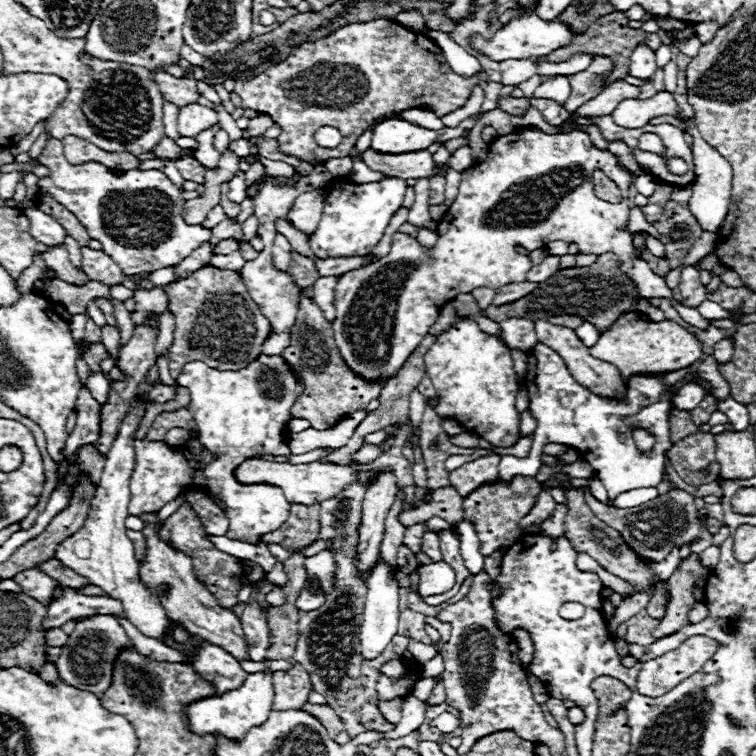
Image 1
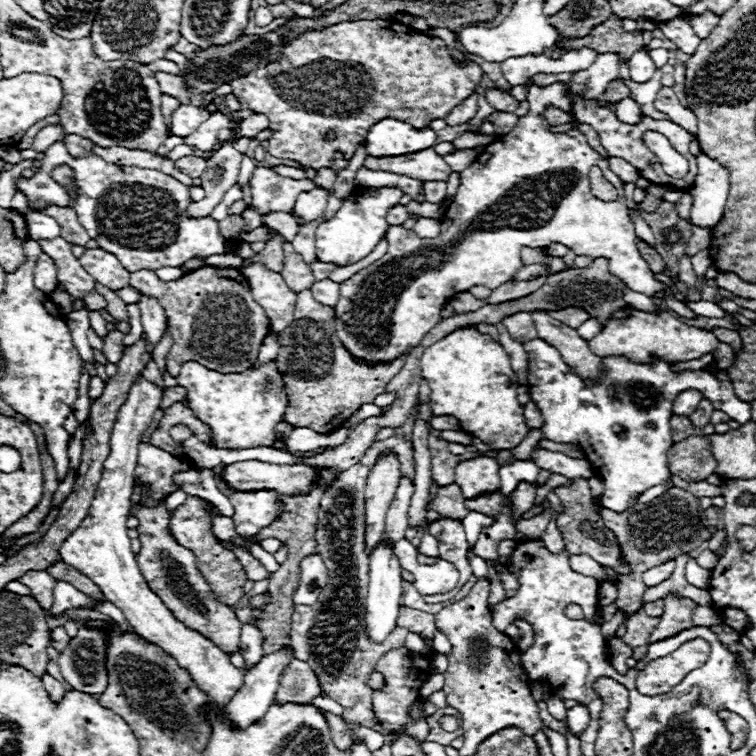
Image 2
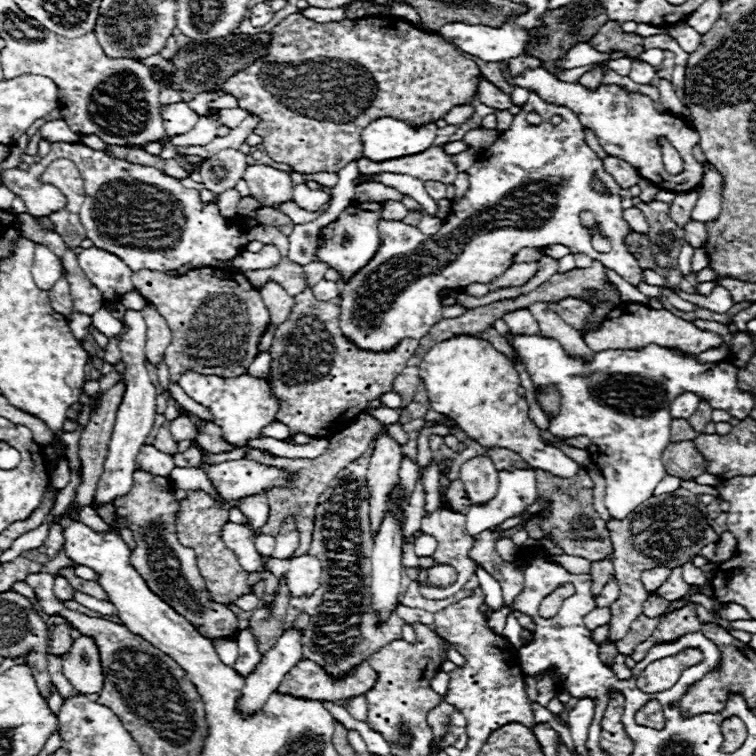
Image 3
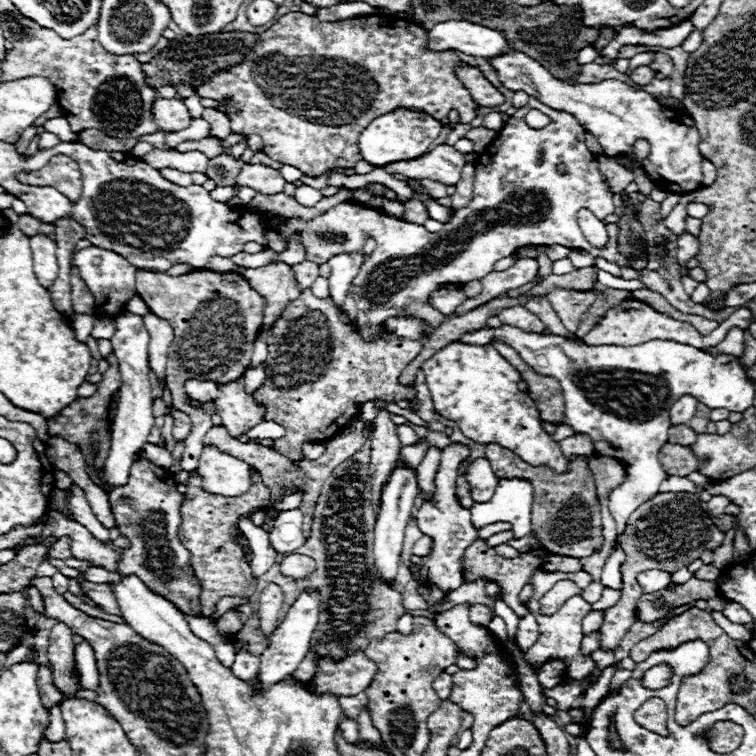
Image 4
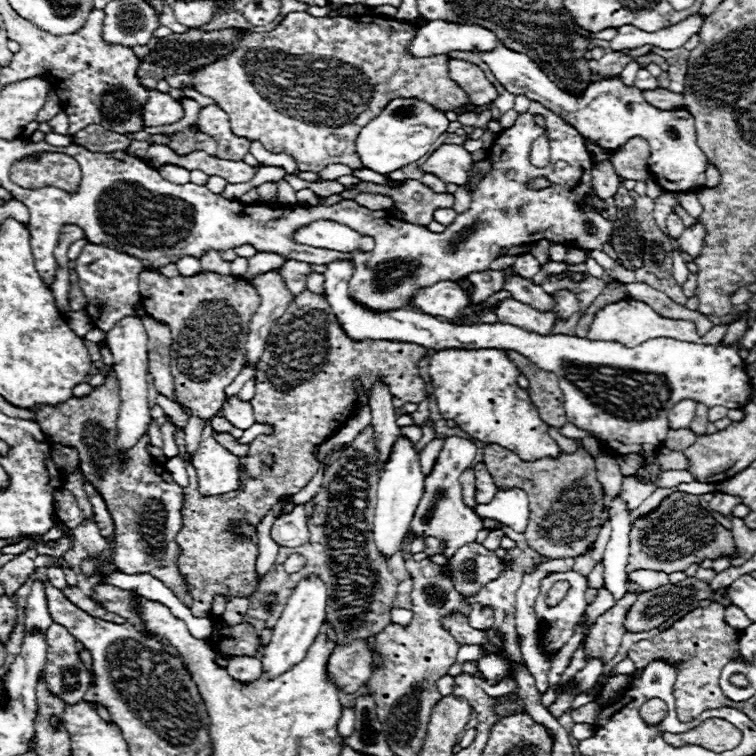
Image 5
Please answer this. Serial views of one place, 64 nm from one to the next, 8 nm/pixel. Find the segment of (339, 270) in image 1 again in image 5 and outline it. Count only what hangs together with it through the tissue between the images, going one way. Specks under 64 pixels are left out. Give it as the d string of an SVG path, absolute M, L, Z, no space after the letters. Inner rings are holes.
M288 260L278 270L280 270L280 278L288 282L288 290L292 290L292 296L300 294L306 288L306 274L312 272L310 264L298 260Z

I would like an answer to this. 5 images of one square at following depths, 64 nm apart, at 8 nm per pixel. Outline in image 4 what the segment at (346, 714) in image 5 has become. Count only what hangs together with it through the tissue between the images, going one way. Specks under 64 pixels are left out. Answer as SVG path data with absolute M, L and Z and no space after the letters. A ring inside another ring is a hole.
M342 718L342 722L338 724L338 728L342 730L342 736L352 744L358 738L358 728L356 728L356 720L354 718Z

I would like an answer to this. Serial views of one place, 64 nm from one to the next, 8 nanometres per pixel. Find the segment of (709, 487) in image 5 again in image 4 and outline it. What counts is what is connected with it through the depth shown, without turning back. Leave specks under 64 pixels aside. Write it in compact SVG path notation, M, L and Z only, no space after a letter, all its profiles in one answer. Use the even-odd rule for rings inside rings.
M668 476L660 488L660 492L692 492L692 494L700 494L702 490L704 490L702 486L680 476Z

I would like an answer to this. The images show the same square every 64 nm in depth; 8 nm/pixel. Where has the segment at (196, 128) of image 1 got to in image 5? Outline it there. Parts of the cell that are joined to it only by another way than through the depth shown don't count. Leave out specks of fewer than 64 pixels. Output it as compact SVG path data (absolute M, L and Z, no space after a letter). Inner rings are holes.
M148 90L148 102L144 104L142 118L146 126L166 126L174 124L184 116L184 110L178 100L170 98L164 92Z

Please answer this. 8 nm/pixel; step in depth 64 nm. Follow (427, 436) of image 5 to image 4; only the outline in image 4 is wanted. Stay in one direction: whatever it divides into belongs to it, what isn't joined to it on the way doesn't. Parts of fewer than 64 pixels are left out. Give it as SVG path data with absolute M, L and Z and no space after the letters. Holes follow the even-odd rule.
M422 438L420 442L416 442L416 444L412 444L412 446L406 446L402 454L404 454L404 458L408 458L408 462L416 468L416 466L420 464L420 460L424 458L426 450L428 450L428 440Z

